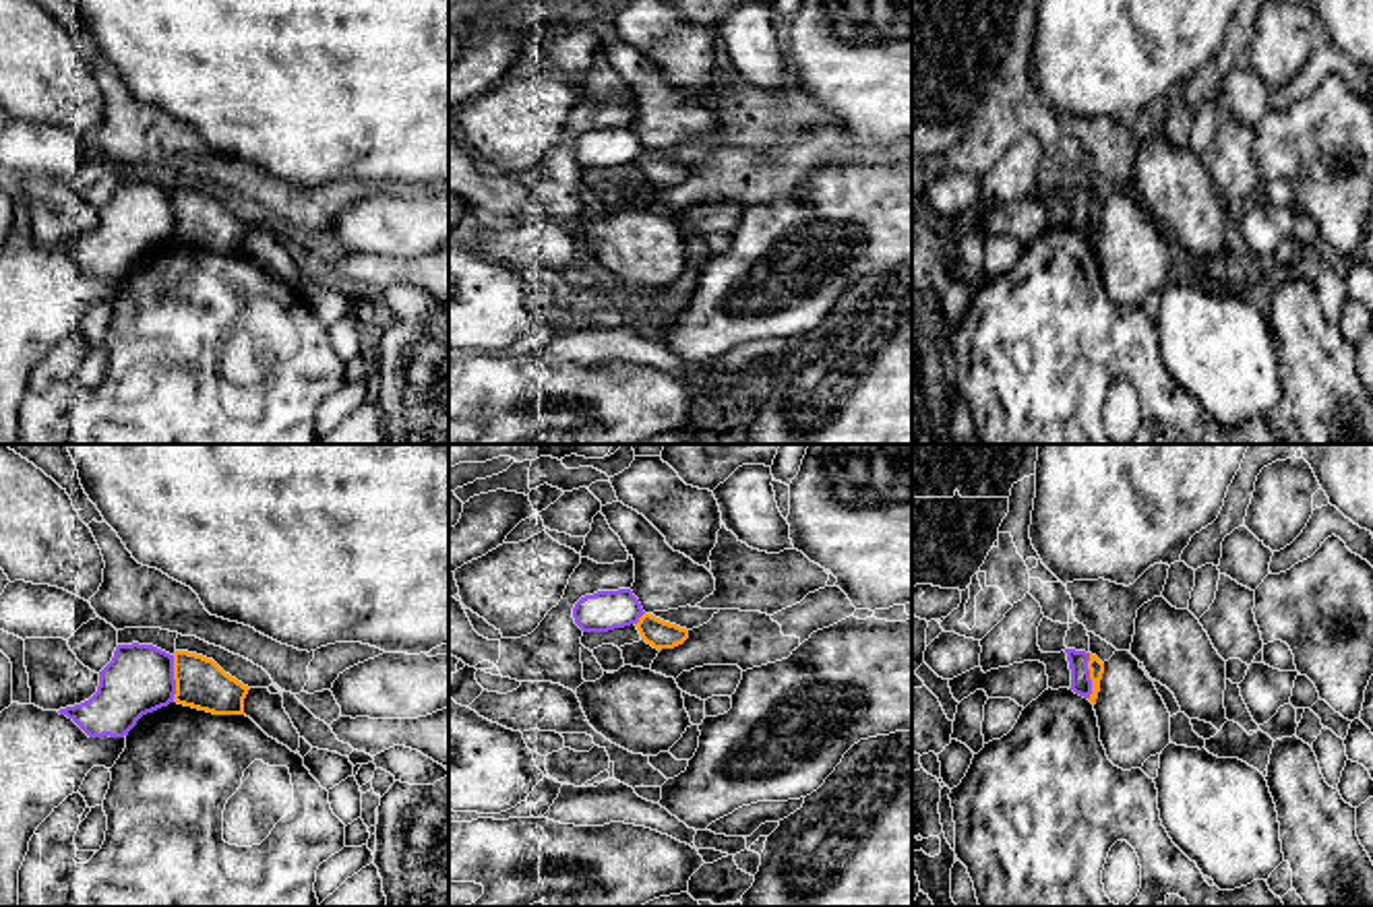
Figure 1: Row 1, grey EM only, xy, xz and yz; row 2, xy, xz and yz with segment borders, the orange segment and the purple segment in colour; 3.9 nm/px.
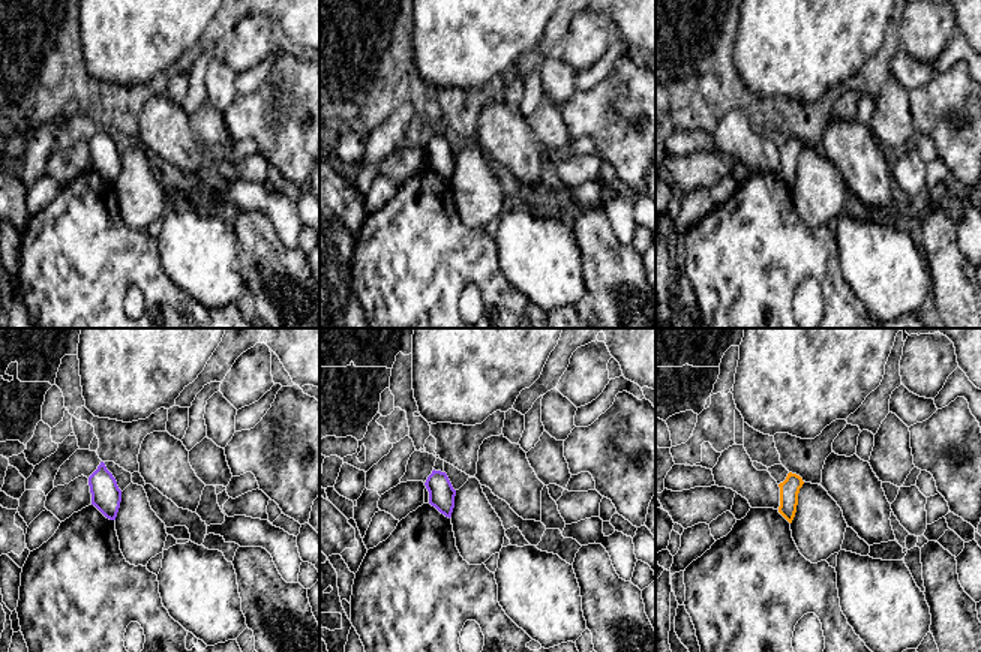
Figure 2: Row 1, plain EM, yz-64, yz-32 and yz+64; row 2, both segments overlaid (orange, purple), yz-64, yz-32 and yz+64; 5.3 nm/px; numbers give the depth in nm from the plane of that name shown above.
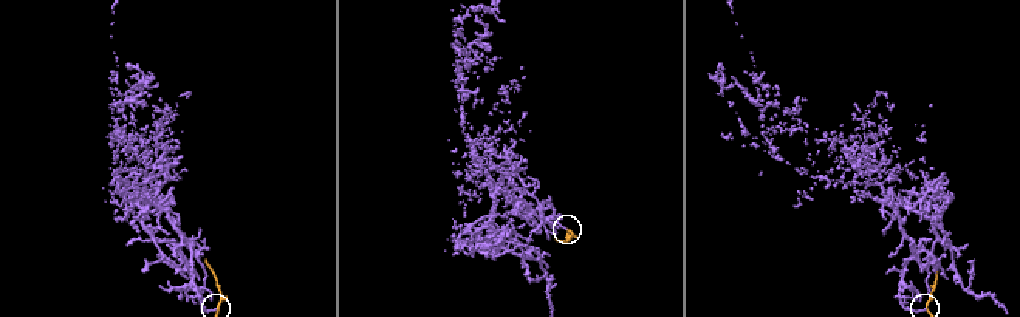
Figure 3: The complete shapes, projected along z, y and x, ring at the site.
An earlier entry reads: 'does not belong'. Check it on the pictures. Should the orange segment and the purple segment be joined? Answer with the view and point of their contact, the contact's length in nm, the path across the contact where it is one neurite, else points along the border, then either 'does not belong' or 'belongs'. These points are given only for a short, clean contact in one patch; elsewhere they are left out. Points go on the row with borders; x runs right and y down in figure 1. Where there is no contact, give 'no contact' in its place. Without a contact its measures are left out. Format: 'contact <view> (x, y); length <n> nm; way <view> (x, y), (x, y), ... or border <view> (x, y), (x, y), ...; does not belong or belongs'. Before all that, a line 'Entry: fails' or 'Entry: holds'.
Entry: holds
contact xy (174, 678); length 180 nm; border xy (172, 655), (174, 701); does not belong

